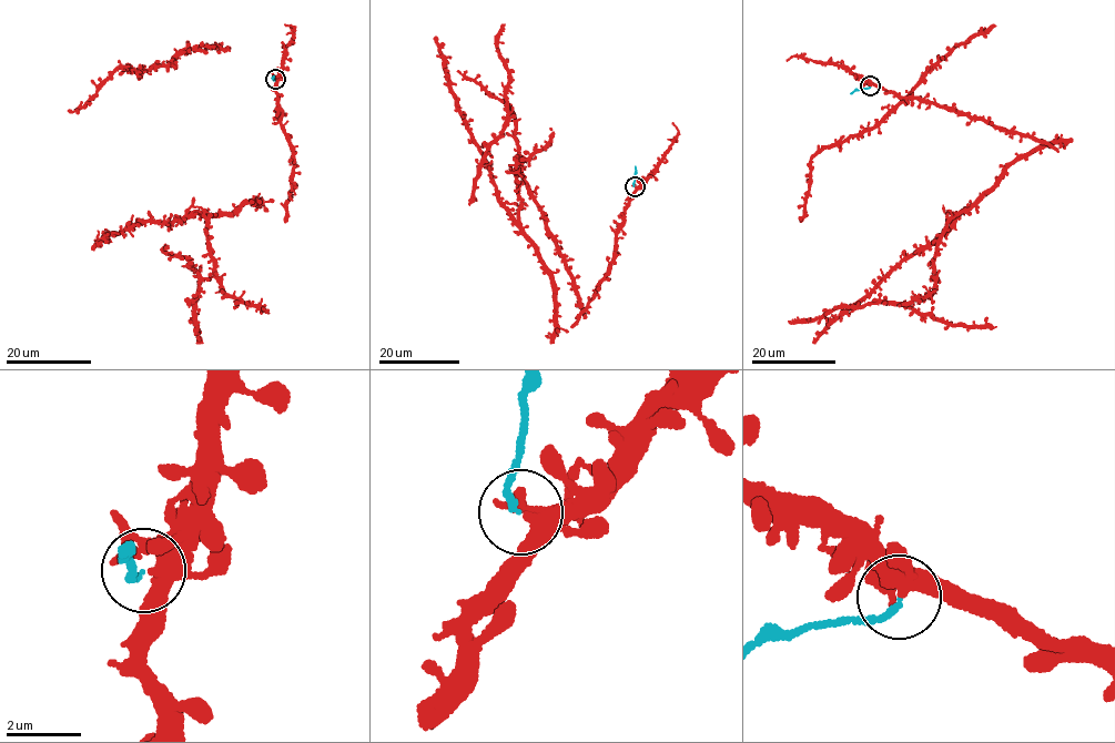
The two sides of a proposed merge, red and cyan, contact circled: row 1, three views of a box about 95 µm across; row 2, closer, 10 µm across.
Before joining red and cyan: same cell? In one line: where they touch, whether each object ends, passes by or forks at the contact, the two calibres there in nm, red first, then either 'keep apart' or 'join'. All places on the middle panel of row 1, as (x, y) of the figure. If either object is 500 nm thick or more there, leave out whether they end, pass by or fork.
at (635, 186); red forks there; cyan ends there; 320 nm thick on the red side, 160 nm on the other; keep apart

